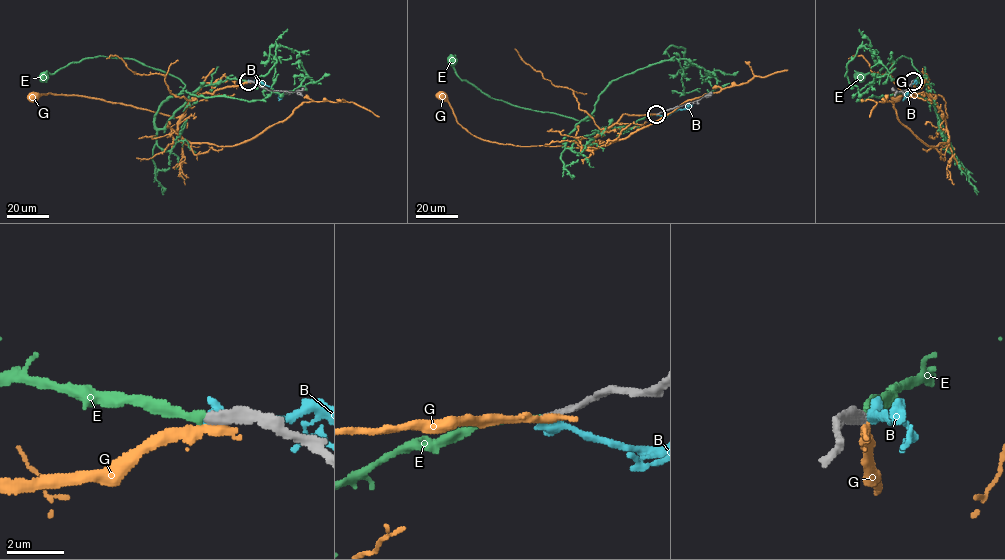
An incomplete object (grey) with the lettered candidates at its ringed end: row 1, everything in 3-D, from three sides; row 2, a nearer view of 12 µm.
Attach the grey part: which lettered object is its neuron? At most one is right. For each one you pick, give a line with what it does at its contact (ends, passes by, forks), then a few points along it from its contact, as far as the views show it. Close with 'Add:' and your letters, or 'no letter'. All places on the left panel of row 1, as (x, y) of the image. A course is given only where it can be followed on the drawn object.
E: it ends | via (248, 81), (199, 86), (157, 128), (159, 105), (185, 86), (178, 78), (102, 56), (43, 77)
Add: E

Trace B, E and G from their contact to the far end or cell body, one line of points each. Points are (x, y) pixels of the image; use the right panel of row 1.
B: (914, 81), (903, 100)
E: (913, 81), (927, 82), (942, 128), (934, 105), (916, 94), (920, 74), (911, 59), (902, 56), (860, 77)
G: (913, 82), (914, 91), (926, 93), (947, 117), (946, 103), (940, 95), (921, 93), (895, 96)

